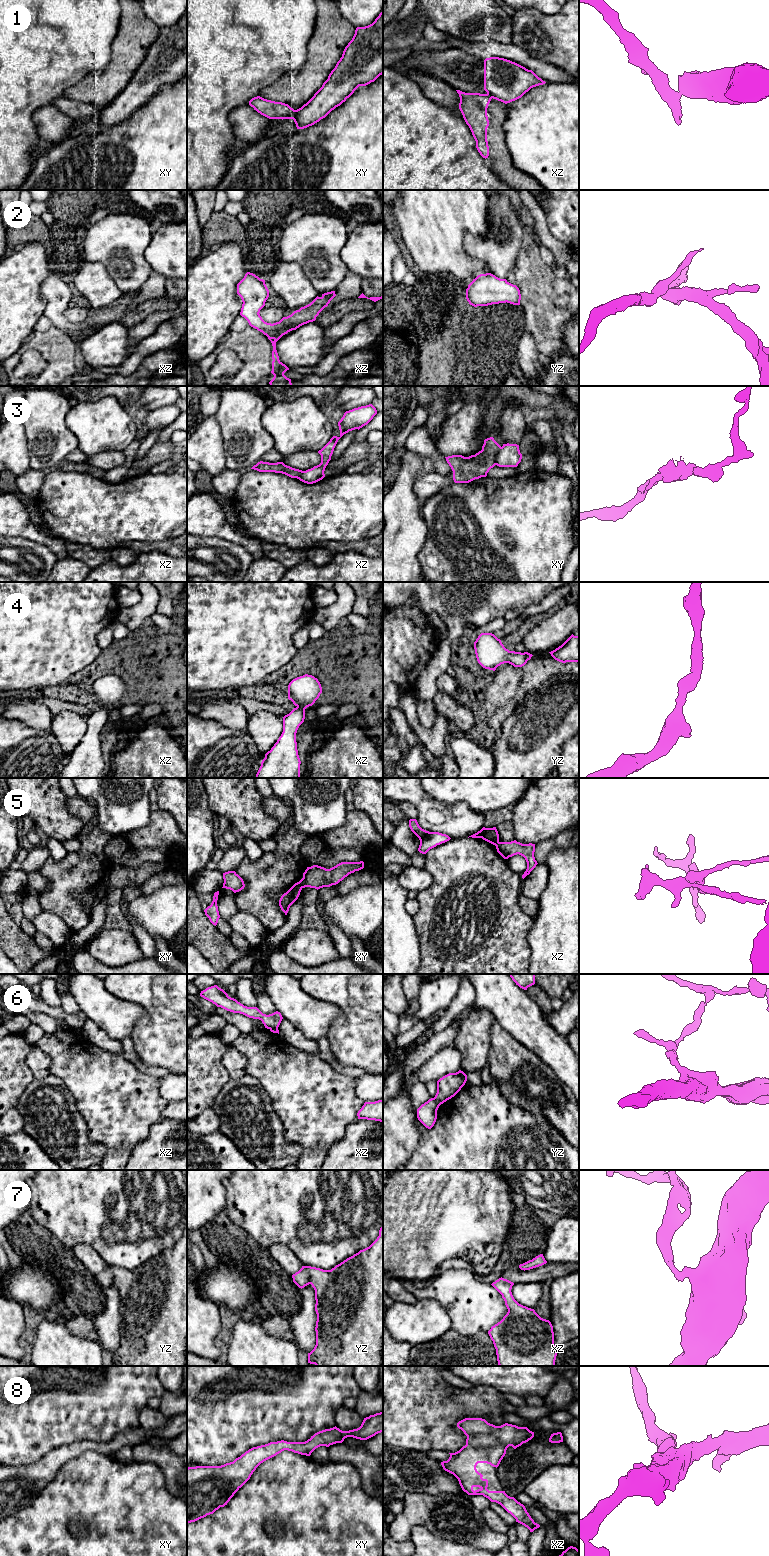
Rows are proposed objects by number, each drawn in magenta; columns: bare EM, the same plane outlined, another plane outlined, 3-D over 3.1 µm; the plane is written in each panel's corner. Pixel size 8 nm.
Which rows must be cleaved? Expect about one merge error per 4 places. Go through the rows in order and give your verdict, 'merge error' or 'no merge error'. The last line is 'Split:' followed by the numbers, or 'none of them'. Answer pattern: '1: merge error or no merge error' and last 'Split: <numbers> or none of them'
1: merge error
2: no merge error
3: merge error
4: no merge error
5: merge error
6: merge error
7: no merge error
8: no merge error
Split: 1, 3, 5, 6

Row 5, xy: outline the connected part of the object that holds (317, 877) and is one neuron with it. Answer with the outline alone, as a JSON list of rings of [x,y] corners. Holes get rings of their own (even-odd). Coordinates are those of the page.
[[[341,862],[336,866],[326,869],[324,867],[313,865],[307,867],[300,880],[302,888],[310,887],[320,889],[338,884],[349,874],[364,868],[364,862]]]

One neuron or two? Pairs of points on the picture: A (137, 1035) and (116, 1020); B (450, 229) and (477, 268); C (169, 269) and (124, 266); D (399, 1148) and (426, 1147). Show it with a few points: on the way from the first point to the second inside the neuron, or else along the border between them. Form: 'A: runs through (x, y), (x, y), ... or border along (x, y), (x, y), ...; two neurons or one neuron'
A: border along (134, 1025), (129, 1036); two neurons
B: runs through (450, 240), (450, 246), (466, 262); one neuron
C: border along (147, 245), (144, 251), (144, 258), (153, 270); two neurons
D: border along (416, 1123), (419, 1143), (408, 1159); two neurons

